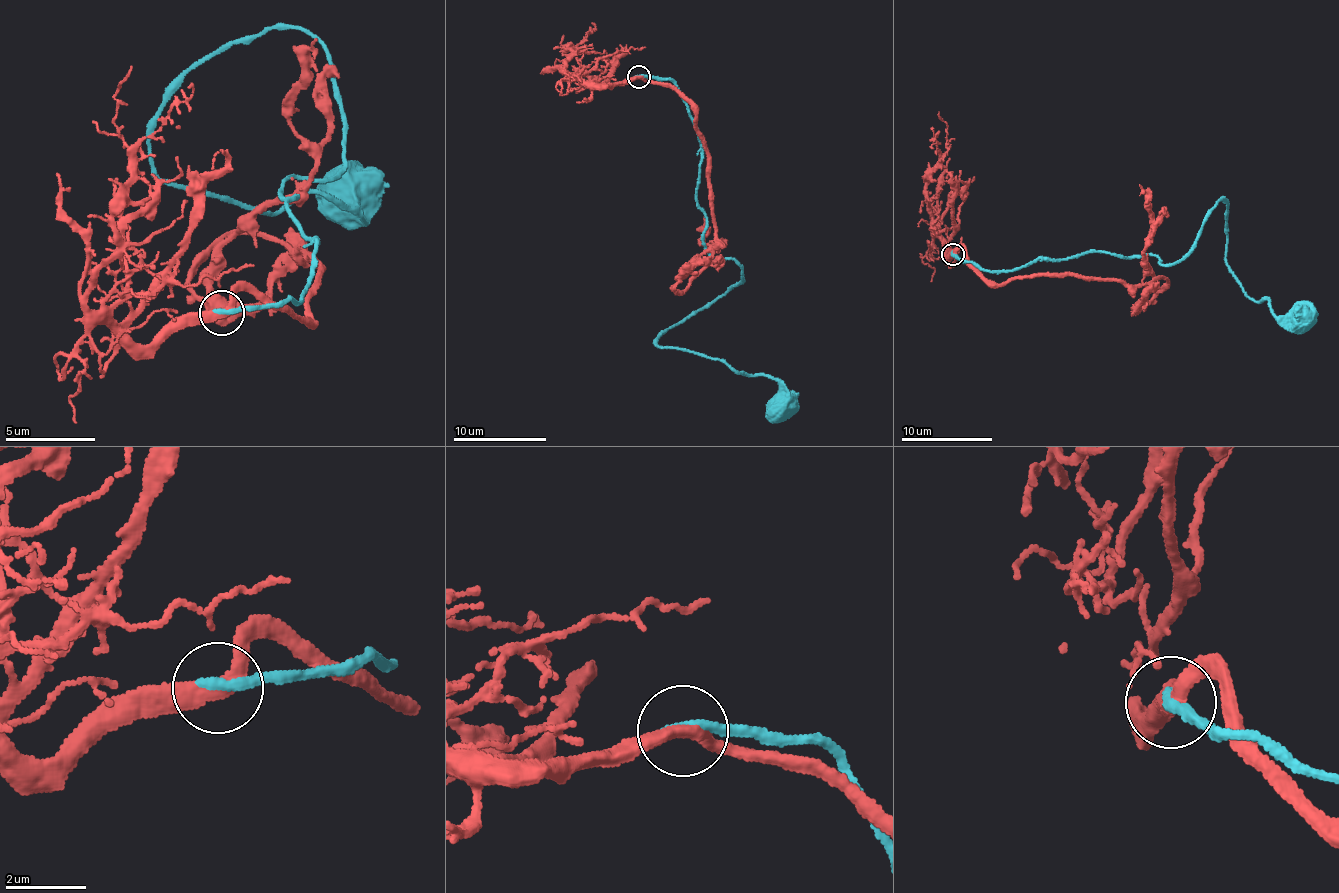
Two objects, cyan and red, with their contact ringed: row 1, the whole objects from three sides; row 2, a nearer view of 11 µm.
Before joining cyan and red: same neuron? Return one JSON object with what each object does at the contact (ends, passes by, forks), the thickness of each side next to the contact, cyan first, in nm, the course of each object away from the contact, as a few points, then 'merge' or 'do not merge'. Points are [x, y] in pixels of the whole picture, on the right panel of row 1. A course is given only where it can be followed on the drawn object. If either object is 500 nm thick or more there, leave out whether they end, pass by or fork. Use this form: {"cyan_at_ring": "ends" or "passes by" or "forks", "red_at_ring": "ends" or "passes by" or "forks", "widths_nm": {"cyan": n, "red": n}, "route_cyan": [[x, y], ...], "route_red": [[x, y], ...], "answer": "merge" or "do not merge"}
{"cyan_at_ring": "ends", "red_at_ring": "passes by", "widths_nm": {"cyan": 280, "red": 360}, "route_cyan": [[953, 253], [991, 270], [1103, 252], [1171, 265], [1221, 197], [1229, 269], [1244, 292], [1282, 317], [1317, 315]], "route_red": [[953, 253], [962, 248], [997, 284], [1078, 273], [1145, 285], [1153, 278], [1143, 256], [1153, 212], [1139, 185]], "answer": "merge"}

